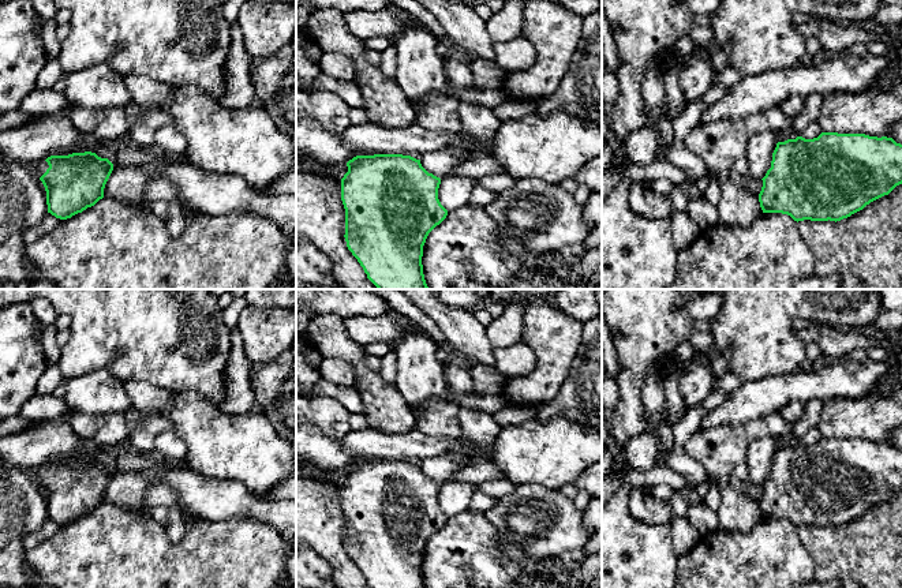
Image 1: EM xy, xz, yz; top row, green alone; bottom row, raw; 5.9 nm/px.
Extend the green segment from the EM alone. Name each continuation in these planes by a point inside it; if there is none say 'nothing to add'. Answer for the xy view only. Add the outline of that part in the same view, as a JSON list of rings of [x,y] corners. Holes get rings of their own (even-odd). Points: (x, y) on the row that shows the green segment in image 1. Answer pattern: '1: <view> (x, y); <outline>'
1: xy (40, 168); [[[44,160],[44,161],[40,161],[38,164],[35,164],[33,166],[33,172],[37,175],[37,177],[41,177],[46,169],[49,168],[48,162]]]

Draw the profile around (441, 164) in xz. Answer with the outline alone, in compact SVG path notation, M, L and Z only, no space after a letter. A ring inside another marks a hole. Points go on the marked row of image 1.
M428 151L422 156L422 166L434 176L443 179L446 176L453 176L459 165L468 158L467 154L454 151Z

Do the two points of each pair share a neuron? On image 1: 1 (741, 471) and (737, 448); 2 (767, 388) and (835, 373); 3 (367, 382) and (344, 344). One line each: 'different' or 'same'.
1: different
2: same
3: same

